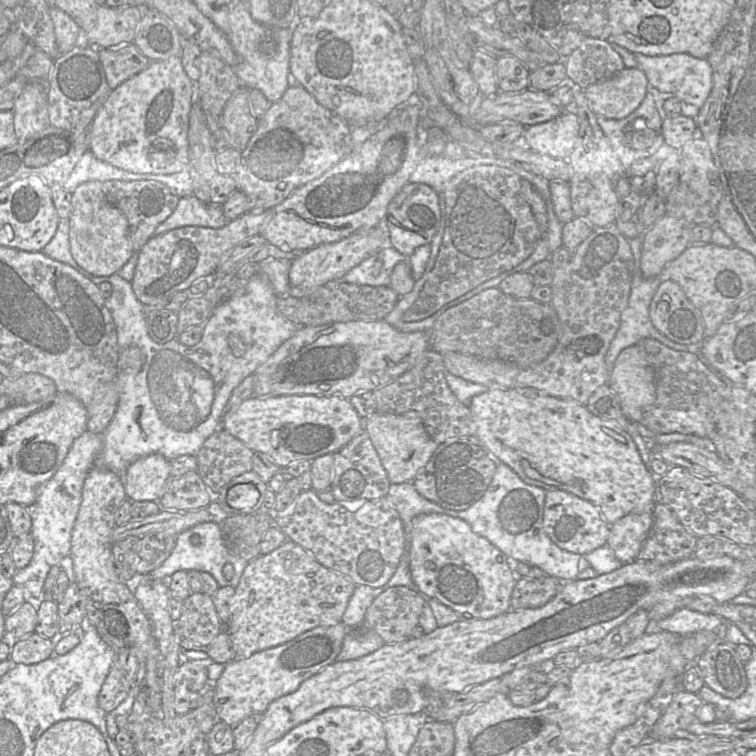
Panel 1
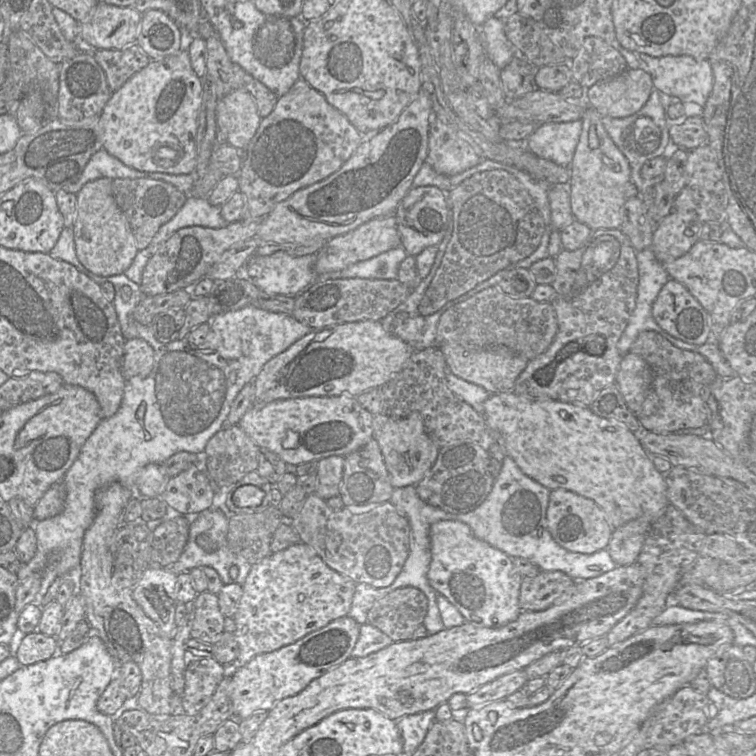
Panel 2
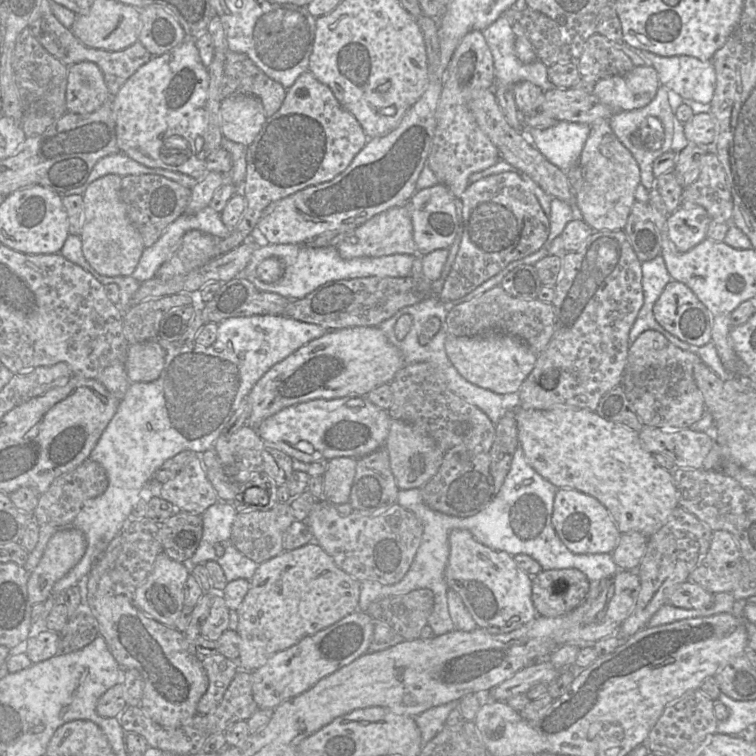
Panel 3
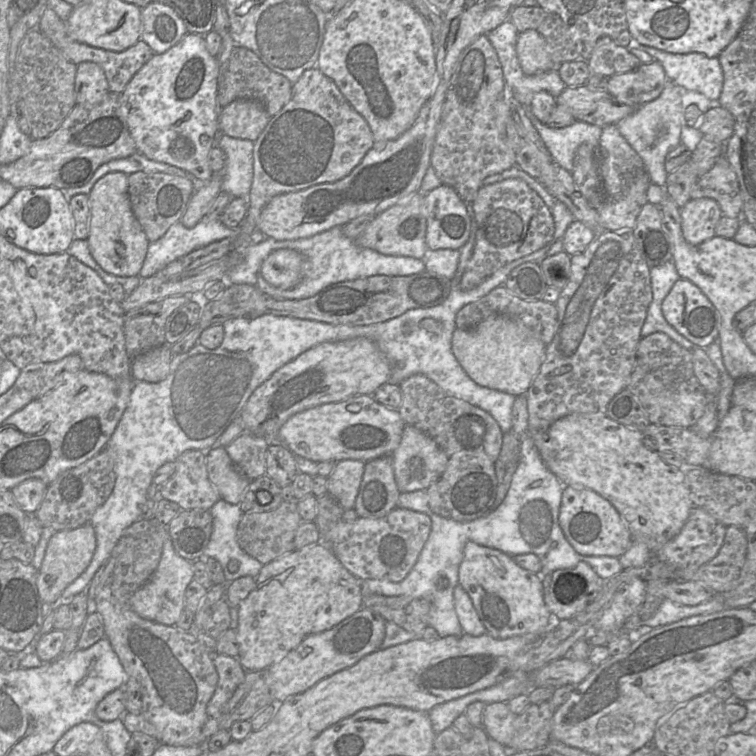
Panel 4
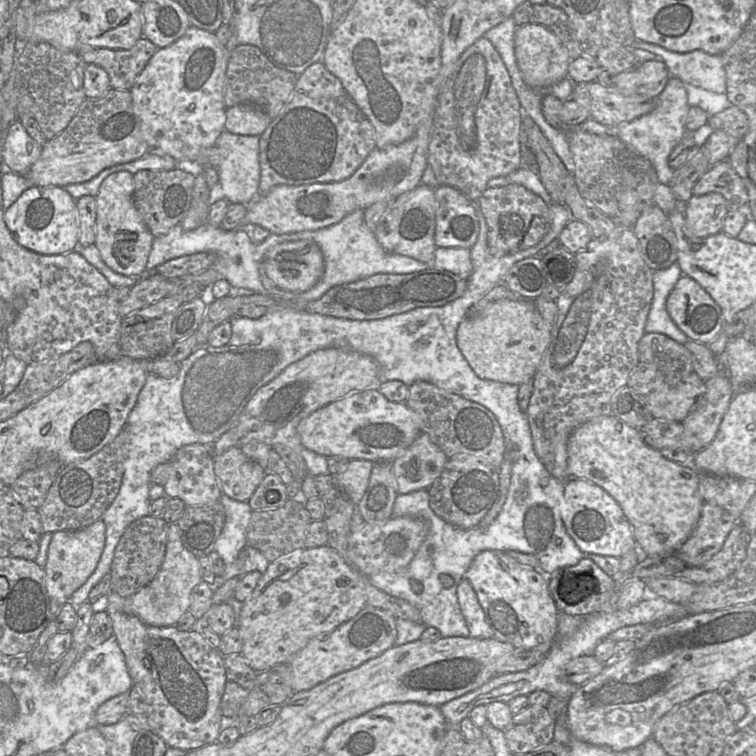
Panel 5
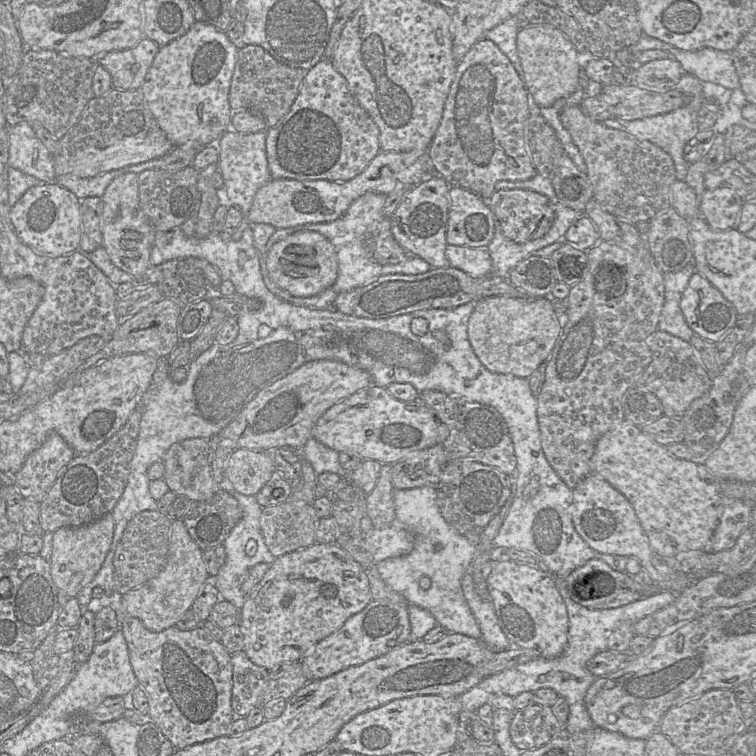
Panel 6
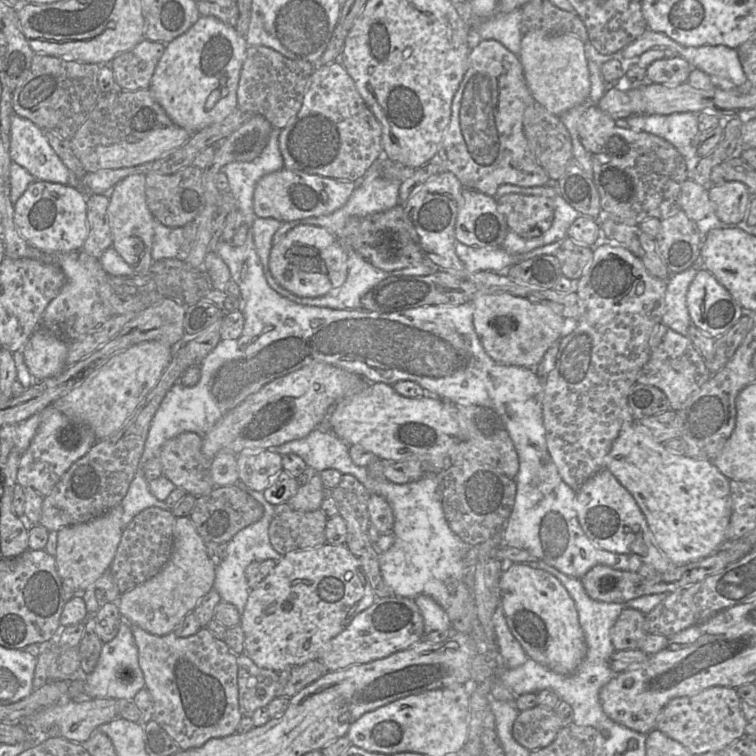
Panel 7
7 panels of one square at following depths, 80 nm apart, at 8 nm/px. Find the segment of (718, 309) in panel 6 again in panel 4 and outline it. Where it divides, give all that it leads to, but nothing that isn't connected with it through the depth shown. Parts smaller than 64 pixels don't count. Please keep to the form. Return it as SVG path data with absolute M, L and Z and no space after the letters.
M679 278L661 303L666 321L695 346L706 348L717 342L721 317L705 294L691 281Z

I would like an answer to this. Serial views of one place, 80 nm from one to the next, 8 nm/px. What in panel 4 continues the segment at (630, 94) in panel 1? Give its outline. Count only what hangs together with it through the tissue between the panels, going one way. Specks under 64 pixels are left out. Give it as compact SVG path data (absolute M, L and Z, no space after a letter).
M652 61L641 63L630 72L610 76L605 90L621 103L641 106L656 99L667 81L662 65Z

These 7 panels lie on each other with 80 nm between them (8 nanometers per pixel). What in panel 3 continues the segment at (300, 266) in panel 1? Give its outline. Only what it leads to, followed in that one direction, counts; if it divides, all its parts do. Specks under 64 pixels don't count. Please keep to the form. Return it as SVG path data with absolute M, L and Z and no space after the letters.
M408 205L391 208L380 213L354 229L351 236L336 246L343 259L358 257L381 257L392 254L417 255L413 239L413 224Z

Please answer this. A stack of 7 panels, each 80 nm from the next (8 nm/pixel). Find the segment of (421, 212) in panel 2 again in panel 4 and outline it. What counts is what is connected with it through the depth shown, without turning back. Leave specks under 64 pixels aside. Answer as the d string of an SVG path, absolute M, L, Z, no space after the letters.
M441 184L424 194L427 221L425 242L429 250L459 250L471 234L472 211L450 186Z

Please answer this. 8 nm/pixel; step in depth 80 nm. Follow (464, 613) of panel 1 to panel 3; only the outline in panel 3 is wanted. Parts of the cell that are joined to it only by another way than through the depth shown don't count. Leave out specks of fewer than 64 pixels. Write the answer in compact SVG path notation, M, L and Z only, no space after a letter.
M454 529L450 532L449 547L445 580L449 589L454 590L461 597L479 628L492 634L509 633L538 616L531 598L532 577L516 564L514 556L482 544L466 529Z

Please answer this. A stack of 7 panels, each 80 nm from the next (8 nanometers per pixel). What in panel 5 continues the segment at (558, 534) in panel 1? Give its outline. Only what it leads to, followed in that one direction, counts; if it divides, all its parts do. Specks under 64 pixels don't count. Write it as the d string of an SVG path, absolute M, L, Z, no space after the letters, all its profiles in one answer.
M569 479L564 483L561 519L567 533L584 553L620 558L638 549L632 526L621 506L603 488L590 481Z

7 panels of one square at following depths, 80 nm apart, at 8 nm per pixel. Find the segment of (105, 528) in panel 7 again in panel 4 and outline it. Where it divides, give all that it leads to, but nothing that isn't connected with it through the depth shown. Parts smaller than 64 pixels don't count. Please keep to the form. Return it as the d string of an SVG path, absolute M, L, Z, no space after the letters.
M90 523L77 528L56 531L46 547L44 559L38 570L37 590L43 602L53 603L64 589L89 565L96 549L96 536Z

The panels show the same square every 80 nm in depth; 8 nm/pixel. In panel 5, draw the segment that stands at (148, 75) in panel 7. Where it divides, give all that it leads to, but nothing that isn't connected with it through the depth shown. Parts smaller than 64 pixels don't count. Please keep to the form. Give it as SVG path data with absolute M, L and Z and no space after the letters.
M141 37L130 49L81 48L77 53L87 64L102 67L109 75L110 86L113 89L130 91L136 78L145 68L158 48L147 38Z

